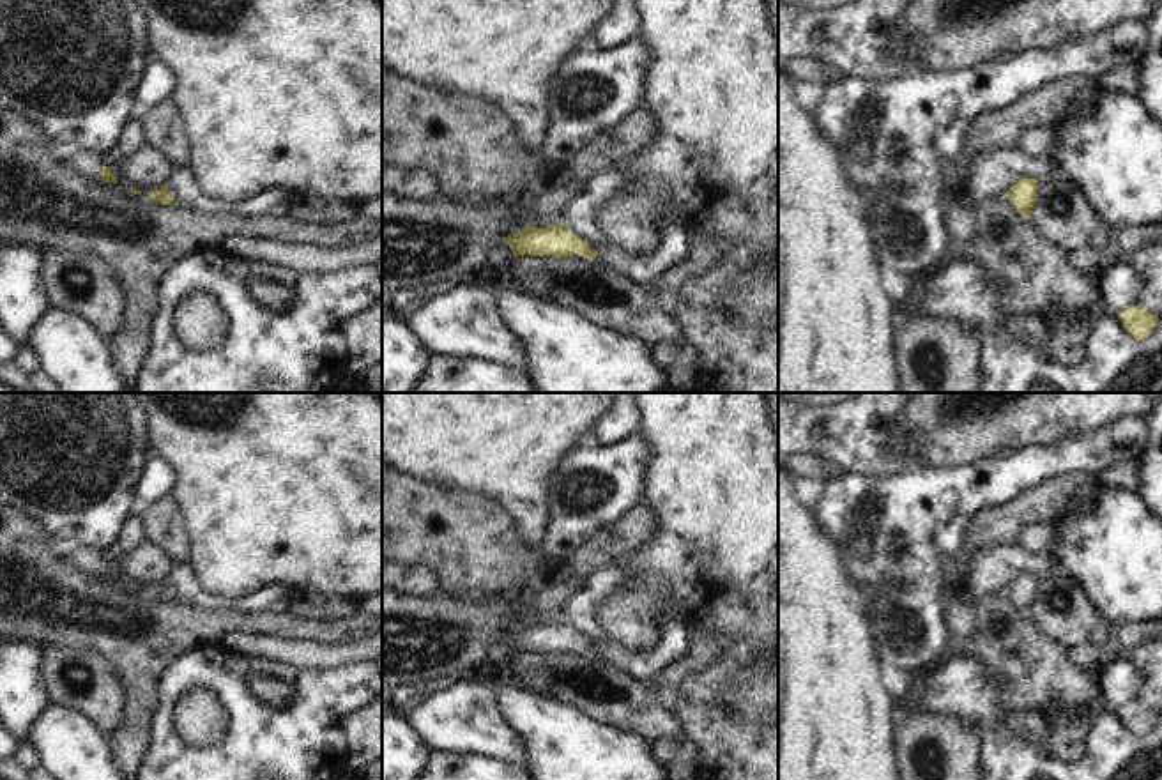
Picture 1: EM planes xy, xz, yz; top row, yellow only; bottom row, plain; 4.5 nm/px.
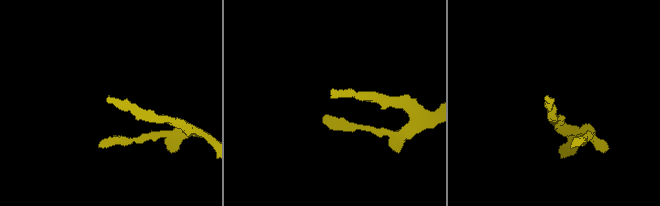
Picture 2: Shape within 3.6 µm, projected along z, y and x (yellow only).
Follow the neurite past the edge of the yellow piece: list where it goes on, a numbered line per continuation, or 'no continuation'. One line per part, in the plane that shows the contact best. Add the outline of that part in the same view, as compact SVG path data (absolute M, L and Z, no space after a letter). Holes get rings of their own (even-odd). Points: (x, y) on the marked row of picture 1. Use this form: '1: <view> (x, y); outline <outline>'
1: xy (82, 163); outline M78 149L69 159L62 161L64 166L80 179L97 179L103 172L103 161L87 150Z

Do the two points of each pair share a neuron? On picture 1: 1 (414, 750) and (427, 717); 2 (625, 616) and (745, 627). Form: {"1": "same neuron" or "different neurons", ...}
{"1": "different neurons", "2": "same neuron"}

